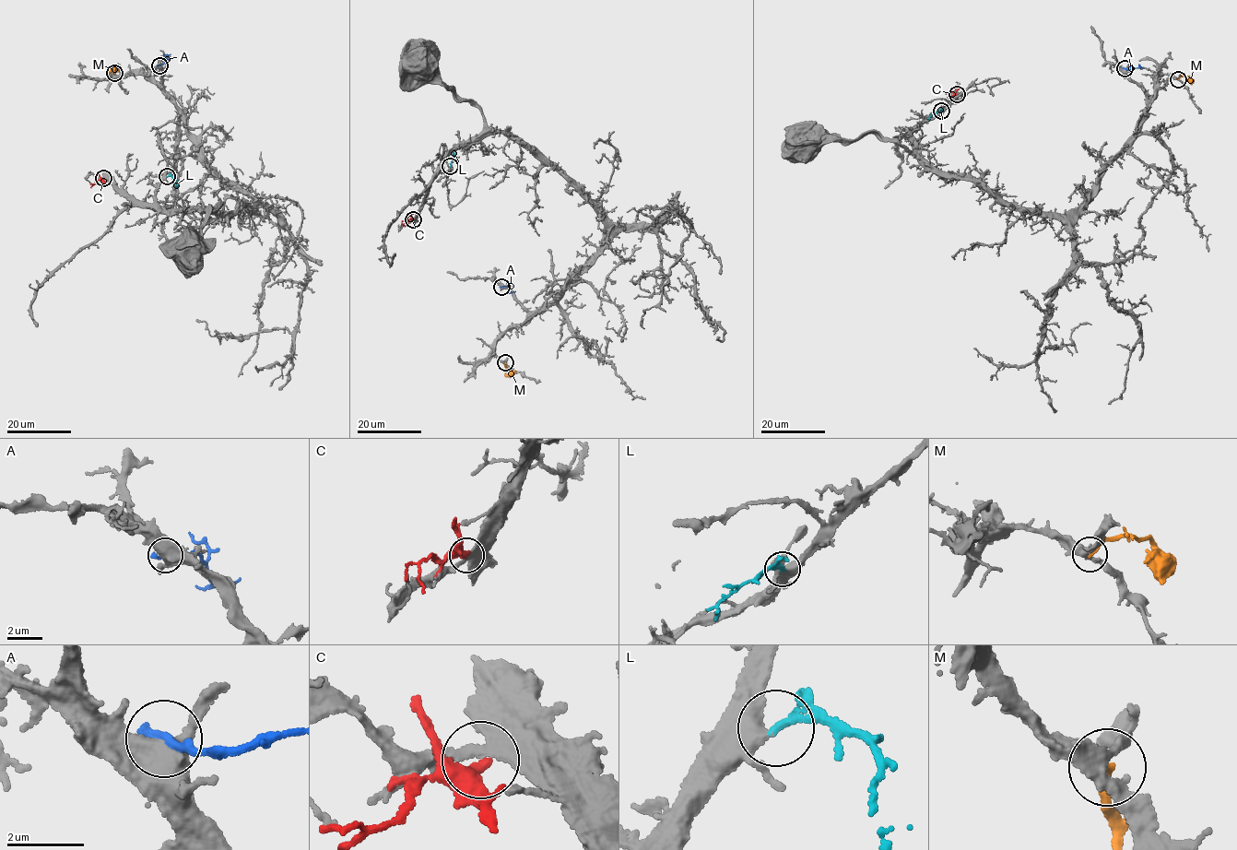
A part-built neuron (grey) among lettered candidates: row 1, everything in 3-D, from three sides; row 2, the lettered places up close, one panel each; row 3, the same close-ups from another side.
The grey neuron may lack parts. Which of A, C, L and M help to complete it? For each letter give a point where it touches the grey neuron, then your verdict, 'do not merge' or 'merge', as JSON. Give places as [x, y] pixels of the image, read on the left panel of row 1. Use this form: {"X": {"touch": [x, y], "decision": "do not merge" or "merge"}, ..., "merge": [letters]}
{"A": {"touch": [159, 65], "decision": "do not merge"}, "C": {"touch": [103, 178], "decision": "do not merge"}, "L": {"touch": [167, 176], "decision": "merge"}, "M": {"touch": [114, 73], "decision": "do not merge"}, "merge": ["L"]}

